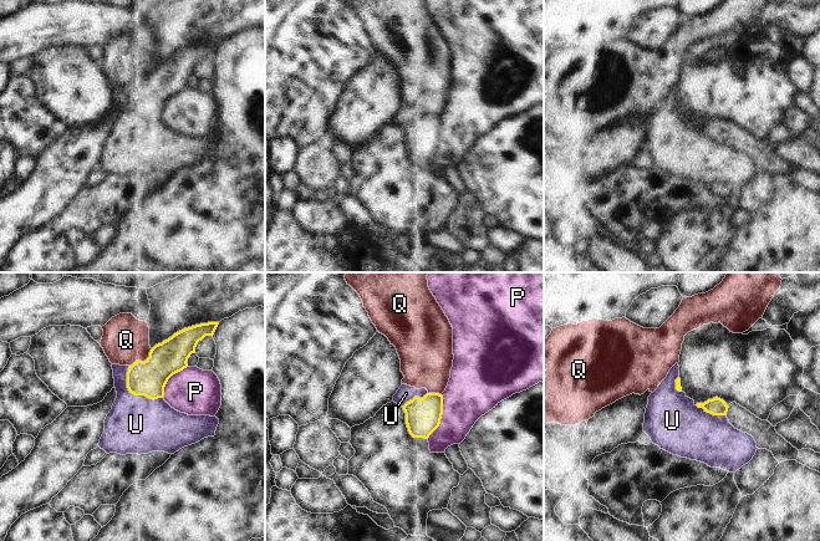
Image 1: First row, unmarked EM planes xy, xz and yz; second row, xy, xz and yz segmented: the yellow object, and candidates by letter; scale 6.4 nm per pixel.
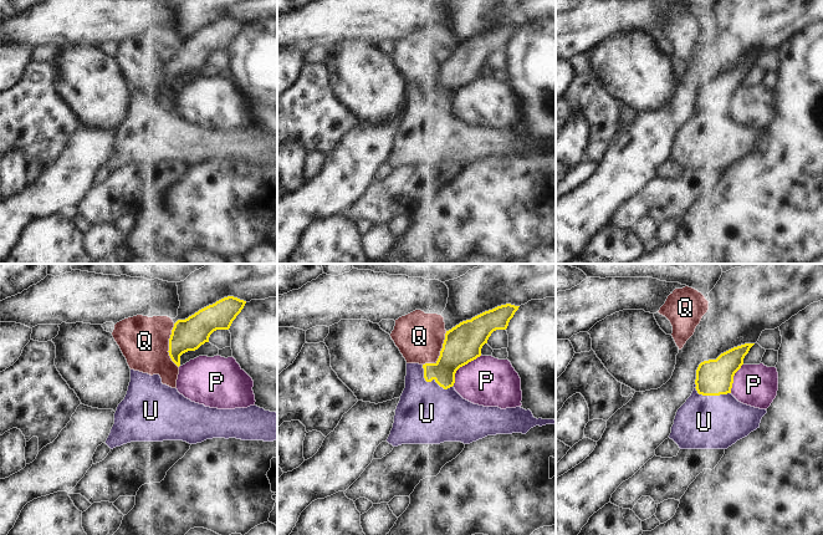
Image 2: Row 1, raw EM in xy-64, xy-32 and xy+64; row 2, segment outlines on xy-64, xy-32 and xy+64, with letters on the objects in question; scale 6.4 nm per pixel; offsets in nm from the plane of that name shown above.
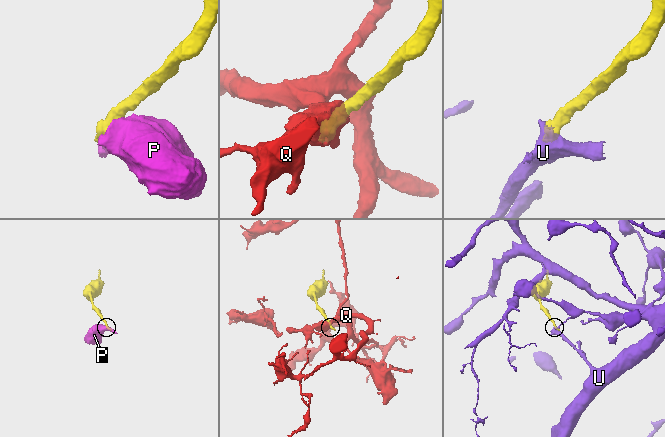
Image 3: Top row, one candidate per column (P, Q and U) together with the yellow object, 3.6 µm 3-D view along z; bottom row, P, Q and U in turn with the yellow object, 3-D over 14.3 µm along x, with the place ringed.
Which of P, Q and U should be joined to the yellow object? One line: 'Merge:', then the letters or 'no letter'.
Merge: U

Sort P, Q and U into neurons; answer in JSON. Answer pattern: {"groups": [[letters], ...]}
{"groups": [["P"], ["Q"], ["U"]]}

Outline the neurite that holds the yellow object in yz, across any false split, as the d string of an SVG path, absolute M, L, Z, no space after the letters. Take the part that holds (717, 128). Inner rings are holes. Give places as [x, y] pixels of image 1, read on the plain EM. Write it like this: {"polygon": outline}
{"polygon": "M676 85L648 118L643 153L653 165L673 177L735 194L753 180L758 169L752 157L735 150L729 144L725 137L728 129L727 124L718 118L697 126L688 119L682 112L679 87Z"}

